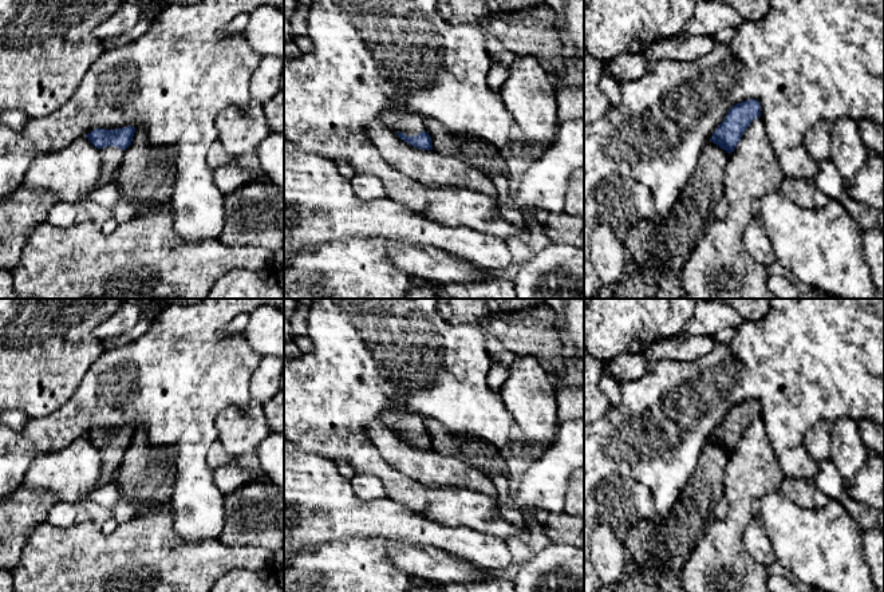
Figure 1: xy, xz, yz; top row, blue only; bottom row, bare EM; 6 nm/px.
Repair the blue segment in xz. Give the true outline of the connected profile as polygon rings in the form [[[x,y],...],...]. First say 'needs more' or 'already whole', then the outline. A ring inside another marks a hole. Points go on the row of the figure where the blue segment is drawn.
needs more | [[[390,107],[384,110],[382,119],[394,127],[398,137],[409,145],[421,150],[433,150],[433,141],[425,131],[425,122],[419,114]]]

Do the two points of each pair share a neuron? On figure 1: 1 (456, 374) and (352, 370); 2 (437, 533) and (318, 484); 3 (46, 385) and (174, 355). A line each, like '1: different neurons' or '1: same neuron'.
1: same neuron
2: same neuron
3: different neurons

